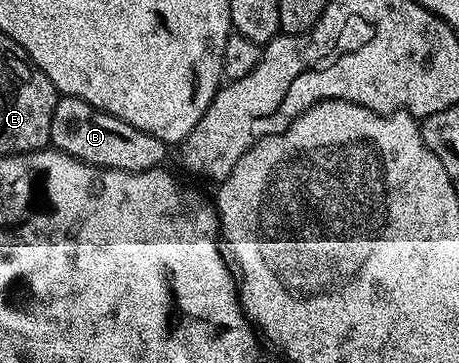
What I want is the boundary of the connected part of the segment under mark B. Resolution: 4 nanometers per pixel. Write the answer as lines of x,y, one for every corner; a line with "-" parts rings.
72,95
56,98
51,122
50,146
94,167
118,171
148,171
166,164
168,144
141,129
133,129
129,121
113,117

